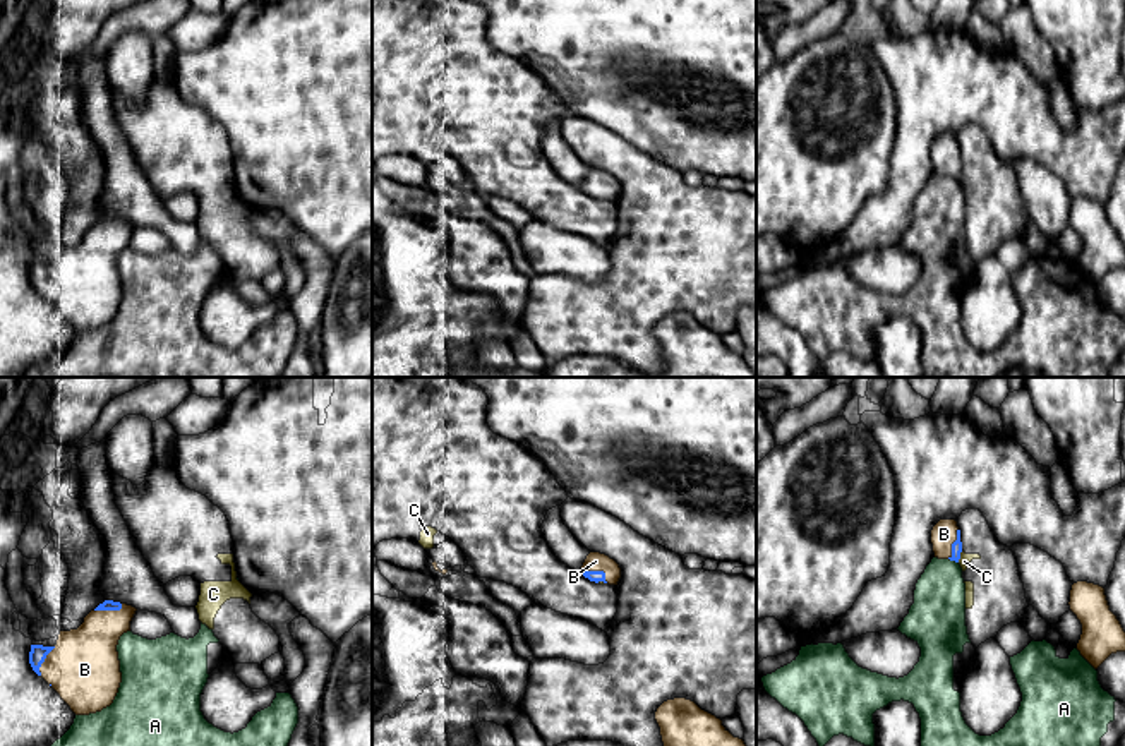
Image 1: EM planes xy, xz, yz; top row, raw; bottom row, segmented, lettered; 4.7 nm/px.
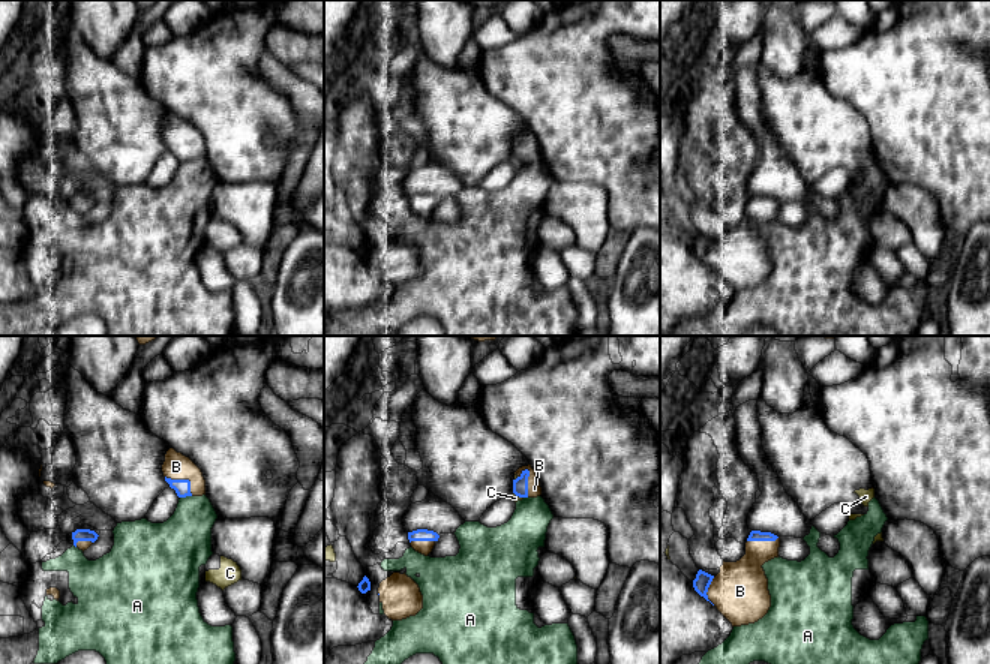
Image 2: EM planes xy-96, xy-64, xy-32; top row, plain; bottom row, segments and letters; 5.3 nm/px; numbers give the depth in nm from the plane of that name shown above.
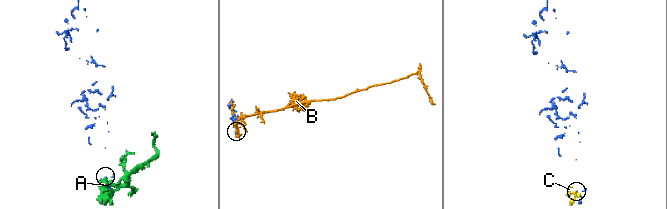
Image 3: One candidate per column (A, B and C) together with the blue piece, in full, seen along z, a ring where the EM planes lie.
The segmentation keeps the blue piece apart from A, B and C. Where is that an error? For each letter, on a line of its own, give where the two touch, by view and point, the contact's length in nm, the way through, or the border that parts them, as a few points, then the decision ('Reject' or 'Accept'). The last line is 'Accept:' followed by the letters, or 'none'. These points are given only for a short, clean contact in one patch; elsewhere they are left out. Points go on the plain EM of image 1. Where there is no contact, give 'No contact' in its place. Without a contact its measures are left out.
A: Touches blue at yz (954, 175). Shared border 50 nm. Reject
B: Touches blue at xz (597, 187). Shared border 140 nm. Accept
C: Touches blue at yz (959, 172). Shared border 60 nm. Boundary: yz (962, 167), (957, 177). Reject
Accept: B

